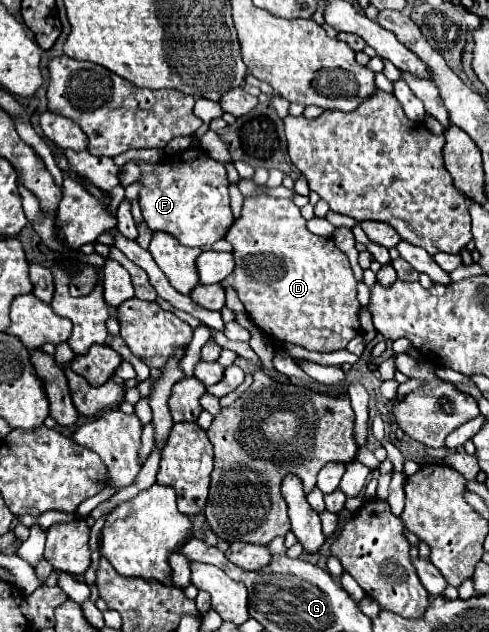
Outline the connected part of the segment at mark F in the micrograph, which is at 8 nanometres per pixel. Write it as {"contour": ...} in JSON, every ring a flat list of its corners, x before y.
{"contour":[[188,148,180,154,168,156,158,164,128,164,122,170,120,176,120,184,128,186,132,182,140,180,144,186,140,190,140,206,142,206,142,216,148,224,150,230,164,230,168,234,172,234,174,238,178,238,180,244,184,246,210,246,216,240,224,238,224,234,228,232,228,228,234,222,234,214,230,208,230,196,228,196,228,178,226,178,226,170,220,162,216,162,214,158,208,156,208,152,204,152,202,148]]}

